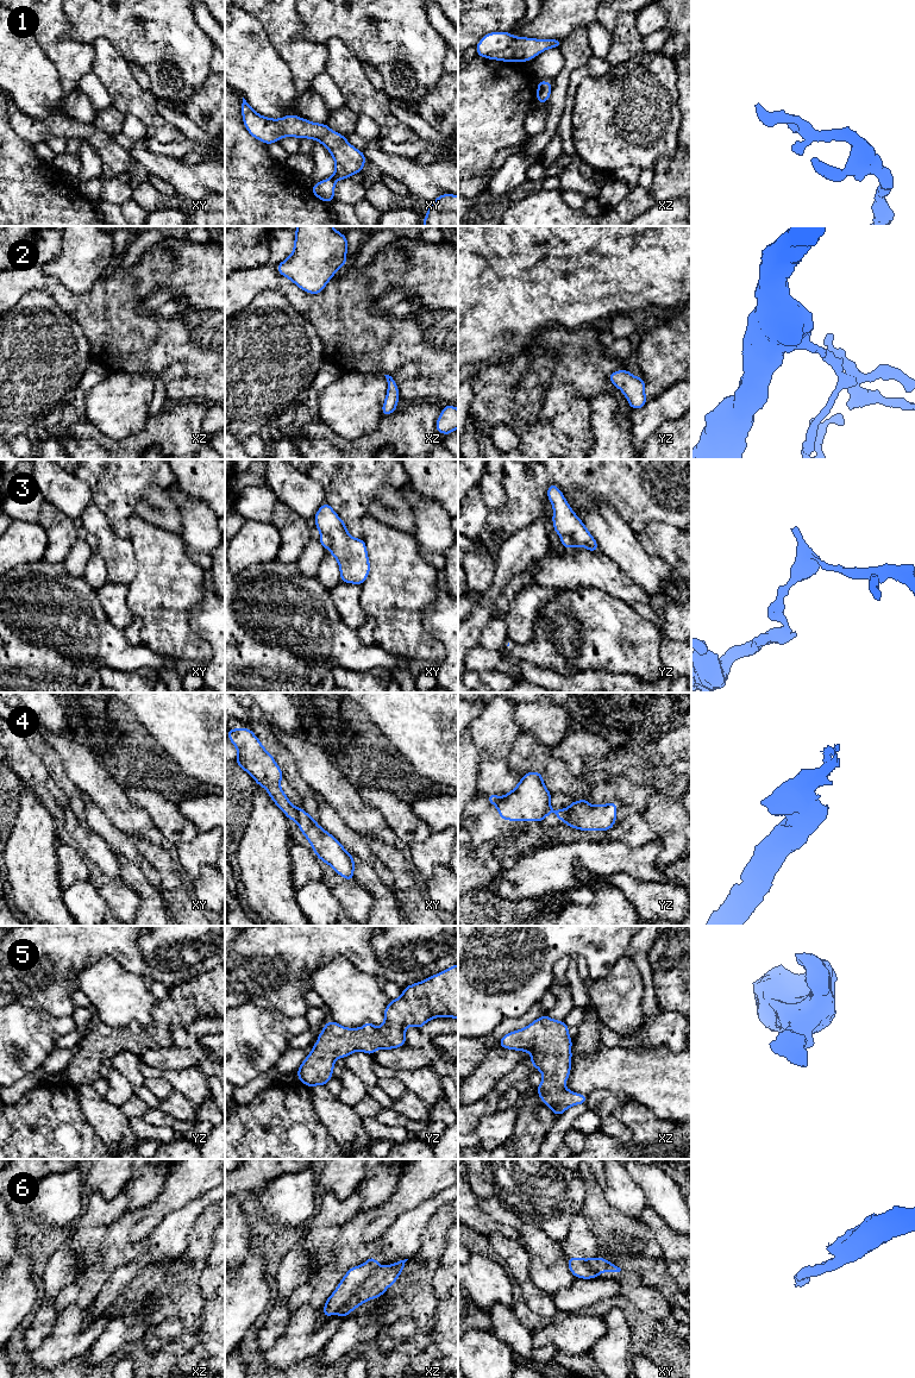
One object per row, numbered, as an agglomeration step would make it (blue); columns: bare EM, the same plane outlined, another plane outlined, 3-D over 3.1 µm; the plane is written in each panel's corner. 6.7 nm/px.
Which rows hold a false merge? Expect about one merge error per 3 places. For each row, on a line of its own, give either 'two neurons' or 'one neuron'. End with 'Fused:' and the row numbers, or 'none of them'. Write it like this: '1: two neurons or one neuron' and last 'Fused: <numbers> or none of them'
1: one neuron
2: one neuron
3: two neurons
4: two neurons
5: one neuron
6: two neurons
Fused: 3, 4, 6

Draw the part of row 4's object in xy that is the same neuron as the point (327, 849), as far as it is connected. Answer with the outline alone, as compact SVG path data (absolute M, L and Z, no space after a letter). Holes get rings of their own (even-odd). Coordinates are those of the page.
M297 807L297 826L312 845L318 858L327 863L338 875L353 881L355 858L341 846L341 844L321 828L313 816Z

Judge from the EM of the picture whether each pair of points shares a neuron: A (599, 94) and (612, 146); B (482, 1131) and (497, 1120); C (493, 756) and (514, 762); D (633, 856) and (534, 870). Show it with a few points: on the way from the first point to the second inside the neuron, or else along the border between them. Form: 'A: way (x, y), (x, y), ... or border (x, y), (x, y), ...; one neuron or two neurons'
A: way (599, 107), (599, 133); one neuron
B: way (486, 1129), (494, 1123); one neuron
C: border (520, 734), (509, 753), (508, 765), (522, 775); two neurons
D: way (608, 856), (571, 855), (559, 860); one neuron

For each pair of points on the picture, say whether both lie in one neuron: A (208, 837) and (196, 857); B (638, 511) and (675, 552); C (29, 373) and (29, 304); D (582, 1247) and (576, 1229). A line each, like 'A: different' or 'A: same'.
A: same
B: different
C: same
D: same

